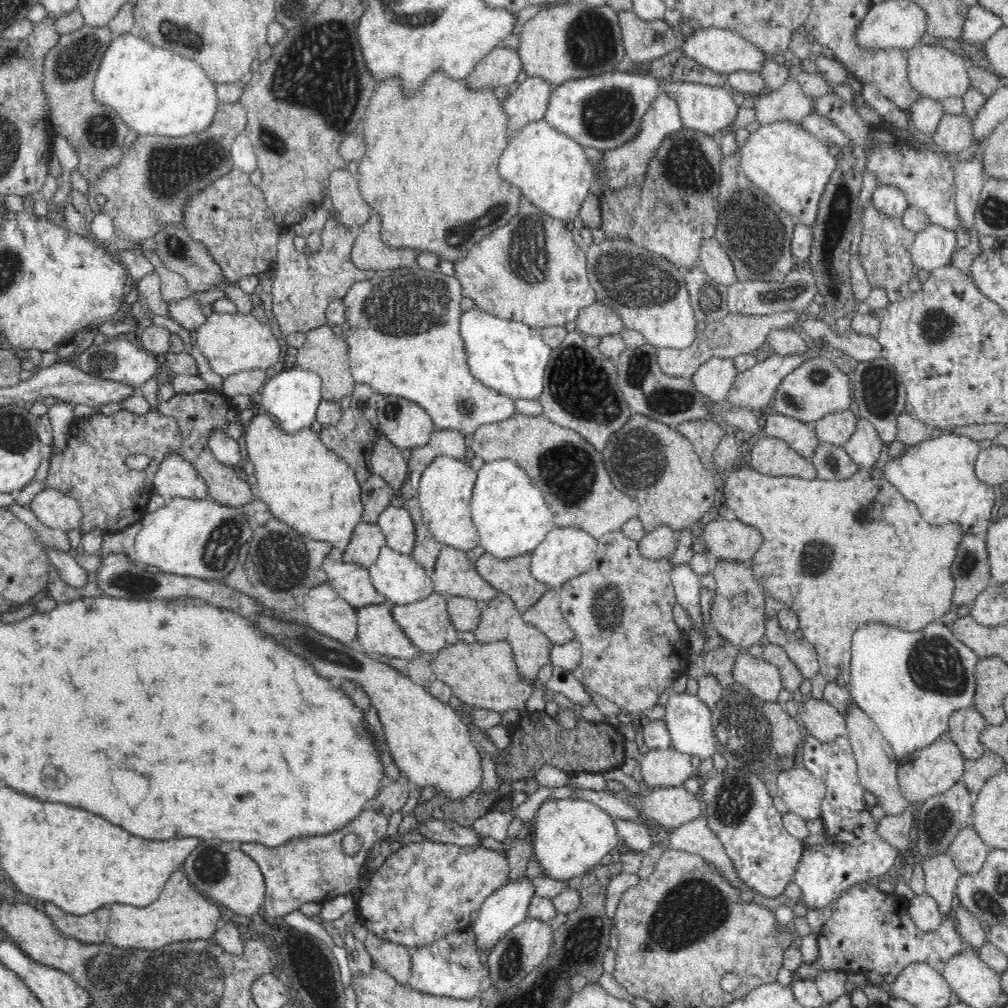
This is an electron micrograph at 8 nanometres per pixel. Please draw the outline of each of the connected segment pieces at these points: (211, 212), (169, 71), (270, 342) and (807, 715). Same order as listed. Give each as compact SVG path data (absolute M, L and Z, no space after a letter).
M233 167L192 198L182 210L183 228L190 237L204 243L229 281L234 283L239 278L272 269L278 254L276 239L280 236L280 227L260 188L250 181L249 173Z
M134 32L114 36L103 55L100 68L93 80L92 97L100 104L112 106L128 128L140 134L152 136L184 137L205 131L215 120L219 104L216 85L194 60L173 51L149 43Z
M240 308L236 313L217 313L213 312L207 317L206 322L199 327L196 332L196 348L200 349L202 356L208 360L211 370L226 378L231 374L238 372L248 372L248 370L262 369L266 371L270 366L278 364L283 354L283 338L277 338L270 326L263 324L253 317L250 313L240 312Z
M805 698L801 703L799 714L806 734L816 737L823 743L846 735L845 716L823 698Z

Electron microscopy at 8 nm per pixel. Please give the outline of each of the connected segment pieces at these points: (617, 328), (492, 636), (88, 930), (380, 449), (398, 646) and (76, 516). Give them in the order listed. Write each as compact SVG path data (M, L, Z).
M594 302L588 308L576 313L577 330L584 336L604 336L619 333L624 329L624 321L618 313L609 306Z
M500 593L497 598L491 599L480 605L482 616L480 616L480 624L474 630L476 640L482 643L490 641L508 641L514 653L514 661L520 676L527 681L535 682L538 670L545 664L551 662L550 650L552 642L546 637L540 629L534 625L529 625L522 619L522 612L517 610L515 603L510 596Z
M45 902L39 906L52 919L54 926L68 937L74 937L74 939L87 944L105 943L108 940L108 906L82 916L60 911L52 903Z
M380 432L372 448L370 464L374 474L391 484L391 488L395 490L397 496L391 505L405 508L406 500L400 495L400 490L407 477L407 461L402 455L402 449L392 445L386 435Z
M386 602L358 608L356 646L375 657L382 654L390 658L415 660L418 648L394 621L393 606Z
M48 487L35 496L30 503L30 510L40 522L50 528L67 532L80 530L83 524L82 508L79 502Z

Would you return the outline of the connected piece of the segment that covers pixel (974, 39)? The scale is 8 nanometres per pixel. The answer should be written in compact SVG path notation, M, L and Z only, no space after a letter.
M971 5L963 25L961 37L966 44L986 43L986 39L1004 26L1002 18L985 10L982 6Z

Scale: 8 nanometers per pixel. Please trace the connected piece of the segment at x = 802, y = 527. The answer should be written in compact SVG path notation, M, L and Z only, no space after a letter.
M733 467L726 471L726 486L724 497L726 507L736 514L737 519L754 526L764 538L762 547L756 551L749 562L750 569L754 573L756 582L762 587L764 594L785 603L786 609L790 609L798 616L798 628L802 629L803 637L814 645L818 655L819 671L824 675L827 682L835 682L840 686L848 685L850 680L851 640L854 631L869 622L884 622L888 626L898 626L908 632L916 632L924 628L924 624L938 622L944 615L950 613L953 607L954 577L952 577L952 560L956 558L965 532L960 524L946 524L944 526L930 526L922 516L919 509L908 500L905 500L898 490L884 478L881 467L861 469L852 477L841 480L805 480L799 477L764 475L751 467L741 469Z

